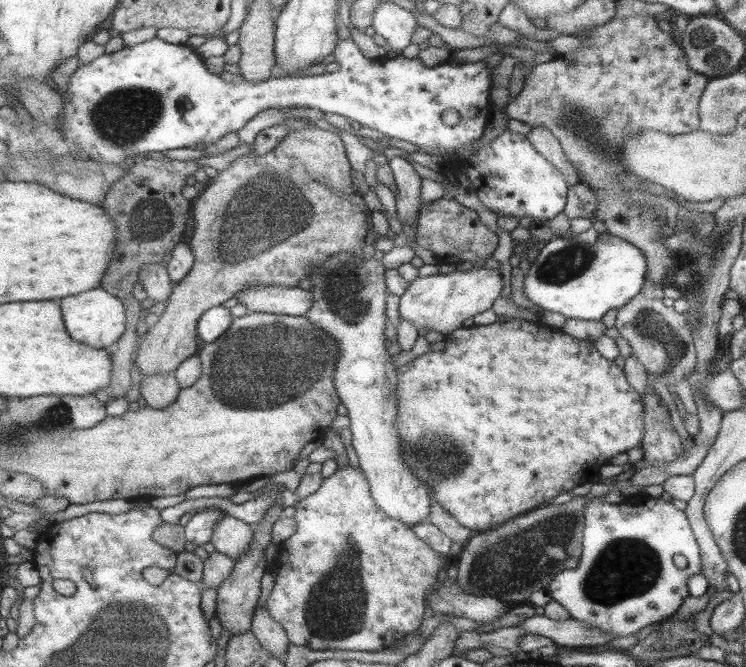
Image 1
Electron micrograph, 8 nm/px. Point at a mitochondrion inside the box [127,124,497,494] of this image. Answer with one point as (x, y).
(266, 369)

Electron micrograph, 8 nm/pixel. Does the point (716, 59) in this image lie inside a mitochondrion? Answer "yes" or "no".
yes

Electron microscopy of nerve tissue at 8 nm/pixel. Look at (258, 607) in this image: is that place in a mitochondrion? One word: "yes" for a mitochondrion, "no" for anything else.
no

